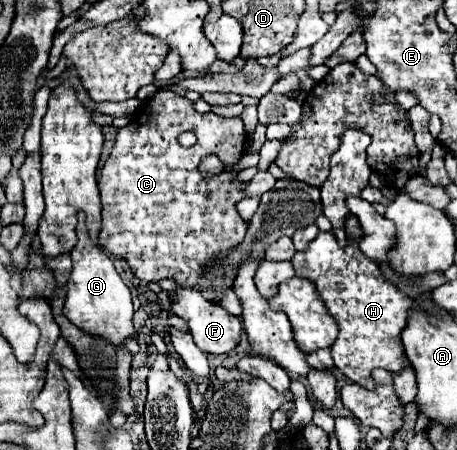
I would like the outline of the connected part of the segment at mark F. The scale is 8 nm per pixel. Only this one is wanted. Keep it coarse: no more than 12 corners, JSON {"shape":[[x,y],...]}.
{"shape":[[178,287],[172,311],[204,353],[230,353],[242,321],[198,289]]}

